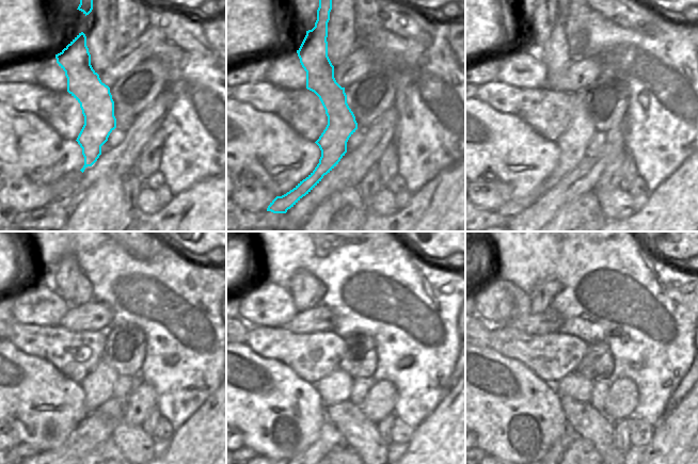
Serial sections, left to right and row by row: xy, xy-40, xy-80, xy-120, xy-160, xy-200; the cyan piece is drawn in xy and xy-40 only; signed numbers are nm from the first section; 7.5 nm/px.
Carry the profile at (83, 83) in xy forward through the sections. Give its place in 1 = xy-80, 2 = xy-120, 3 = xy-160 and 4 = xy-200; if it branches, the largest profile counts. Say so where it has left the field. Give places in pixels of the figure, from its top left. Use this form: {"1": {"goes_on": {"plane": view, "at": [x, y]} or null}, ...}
{"1": {"goes_on": {"plane": "xy-80", "at": [572, 144]}}, "2": {"goes_on": {"plane": "xy-120", "at": [97, 386]}}, "3": {"goes_on": {"plane": "xy-160", "at": [334, 388]}}, "4": {"goes_on": {"plane": "xy-200", "at": [578, 388]}}}

